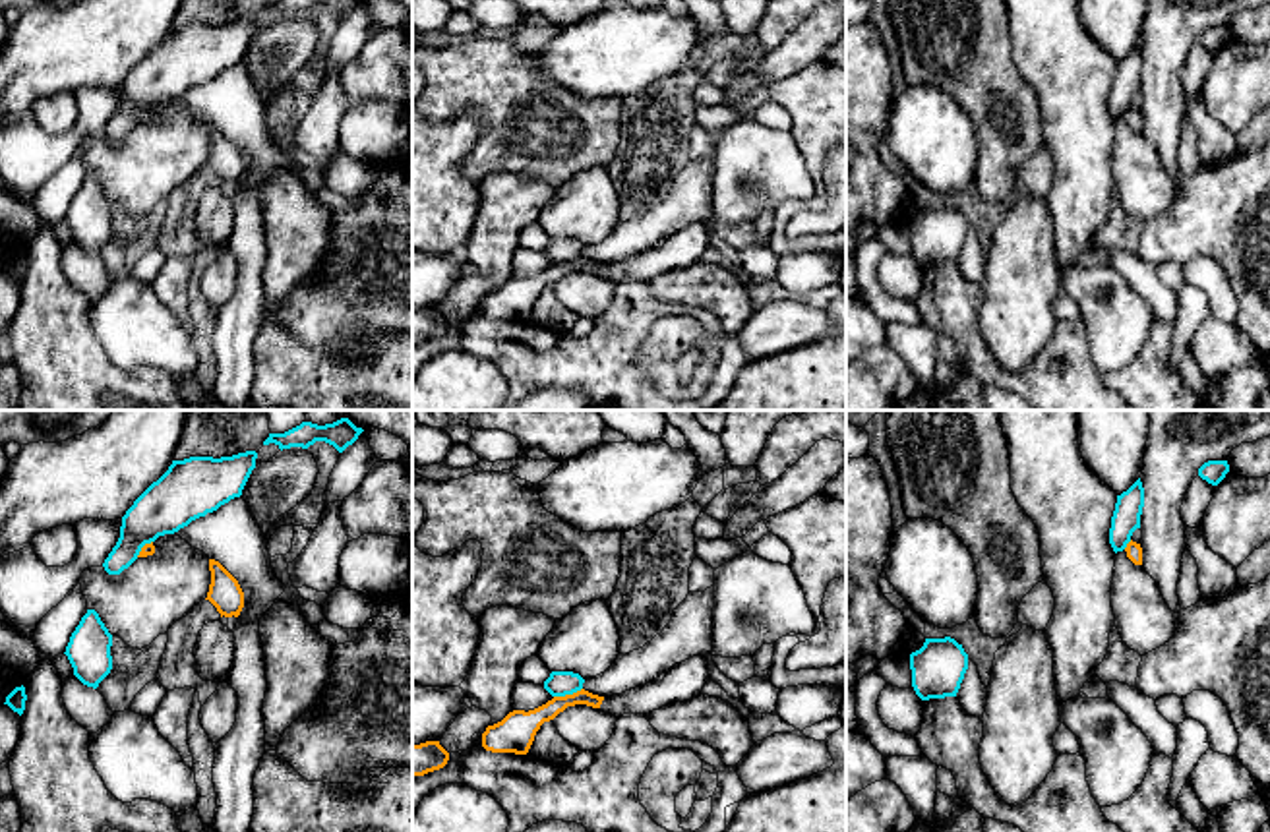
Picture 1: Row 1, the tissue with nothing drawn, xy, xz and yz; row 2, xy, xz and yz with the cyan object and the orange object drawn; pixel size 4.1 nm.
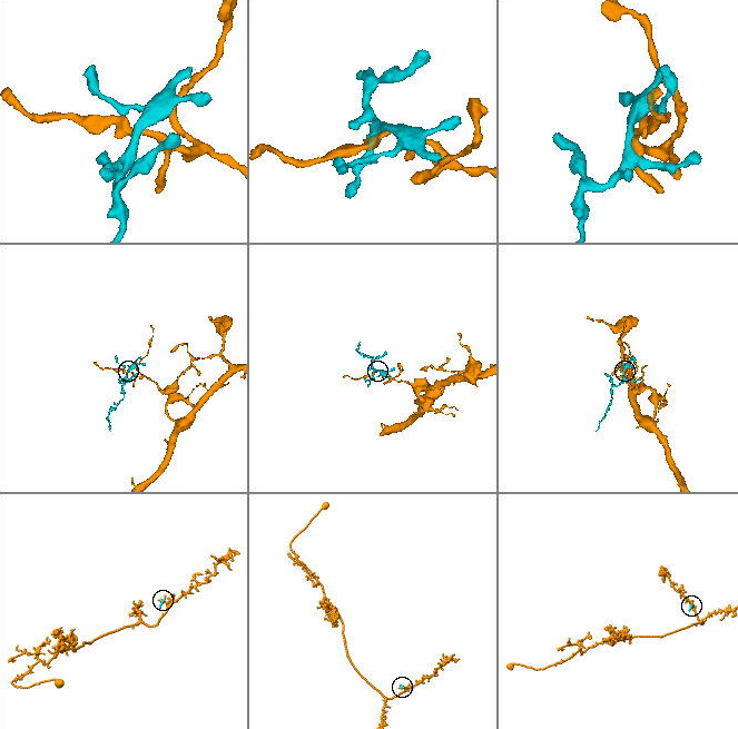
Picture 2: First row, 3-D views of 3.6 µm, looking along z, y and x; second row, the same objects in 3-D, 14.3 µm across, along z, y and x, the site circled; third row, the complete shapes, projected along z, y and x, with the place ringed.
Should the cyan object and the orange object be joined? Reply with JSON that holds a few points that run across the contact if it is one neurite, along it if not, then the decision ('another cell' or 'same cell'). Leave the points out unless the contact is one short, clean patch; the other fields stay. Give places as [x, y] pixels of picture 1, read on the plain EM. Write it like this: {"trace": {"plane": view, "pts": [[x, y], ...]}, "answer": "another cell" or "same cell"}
{"trace": {"plane": "xz", "pts": [[581, 254], [554, 264]]}, "answer": "another cell"}

